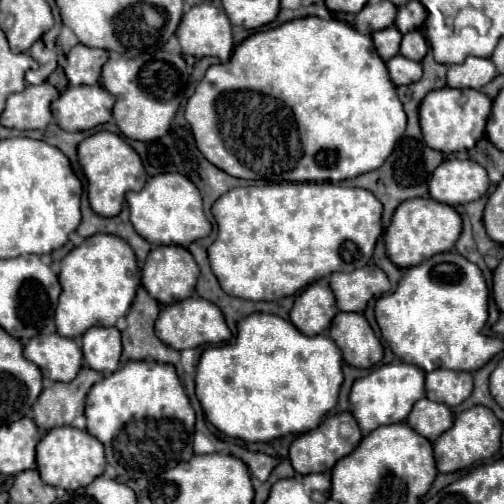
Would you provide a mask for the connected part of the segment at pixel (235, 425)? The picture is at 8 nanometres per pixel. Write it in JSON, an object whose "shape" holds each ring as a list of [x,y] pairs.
{"shape":[[[250,313],[240,319],[237,329],[236,337],[206,347],[196,367],[196,397],[206,419],[224,435],[246,443],[272,441],[318,427],[320,419],[336,407],[342,385],[342,355],[336,343],[326,335],[308,337],[290,321],[272,313]]]}

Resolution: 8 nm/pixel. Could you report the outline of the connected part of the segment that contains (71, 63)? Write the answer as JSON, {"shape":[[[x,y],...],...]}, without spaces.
{"shape":[[[78,43],[76,47],[70,49],[64,71],[72,85],[94,85],[106,61],[108,61],[108,51],[92,49]]]}

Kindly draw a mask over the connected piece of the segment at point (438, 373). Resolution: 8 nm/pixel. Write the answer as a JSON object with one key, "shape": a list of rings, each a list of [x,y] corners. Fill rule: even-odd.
{"shape":[[[436,369],[426,373],[426,397],[448,407],[460,405],[472,393],[472,373]]]}

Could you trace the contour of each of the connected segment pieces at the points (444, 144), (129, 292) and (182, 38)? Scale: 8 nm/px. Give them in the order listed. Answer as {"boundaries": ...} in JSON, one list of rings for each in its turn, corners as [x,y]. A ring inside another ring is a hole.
{"boundaries":[[[[442,87],[442,89],[430,91],[420,105],[420,127],[422,127],[424,141],[428,143],[428,147],[442,153],[472,149],[476,141],[484,135],[490,107],[492,107],[490,97],[486,97],[482,91],[476,91],[476,89]]],[[[96,233],[80,247],[74,247],[60,261],[60,285],[62,293],[54,313],[58,335],[80,337],[90,327],[112,327],[120,317],[124,317],[134,301],[136,289],[140,287],[140,271],[136,265],[136,255],[124,239],[116,235]]],[[[200,3],[186,11],[176,29],[176,37],[182,53],[196,59],[210,55],[226,61],[234,47],[232,25],[224,11],[212,3]]]]}

